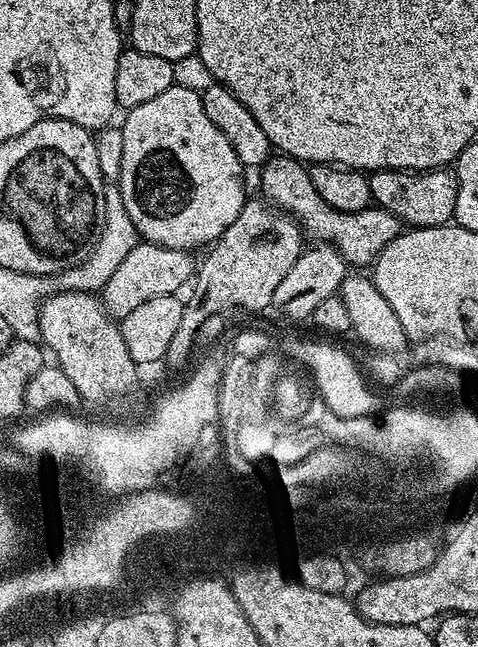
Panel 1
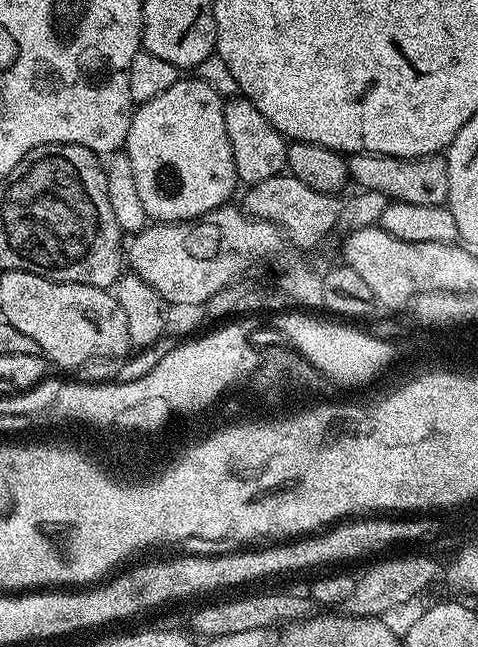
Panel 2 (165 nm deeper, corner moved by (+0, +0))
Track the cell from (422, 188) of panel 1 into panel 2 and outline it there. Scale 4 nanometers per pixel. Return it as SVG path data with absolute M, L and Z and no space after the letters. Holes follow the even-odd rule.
M354 152L347 157L348 161L348 178L351 183L355 185L357 189L366 192L377 192L383 196L387 196L389 201L395 202L401 200L402 202L410 202L414 206L441 206L447 201L448 191L450 190L450 178L448 177L448 162L443 155L437 154L434 156L415 156L414 158L406 158L405 160L401 156L379 156L373 152Z

